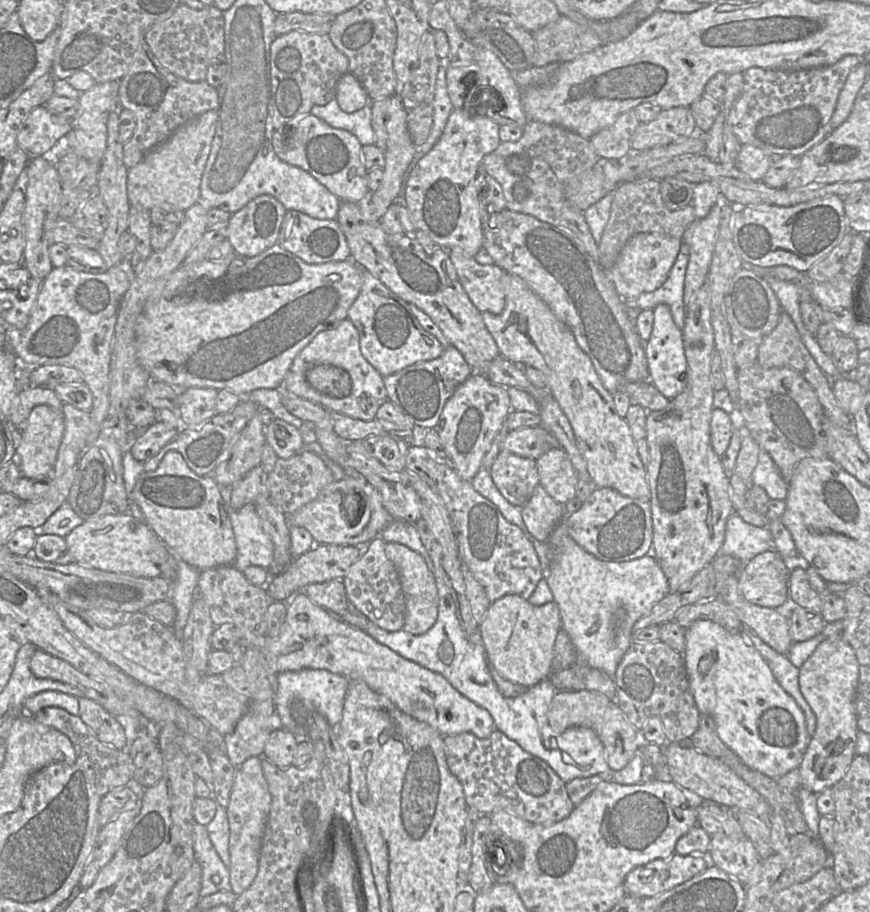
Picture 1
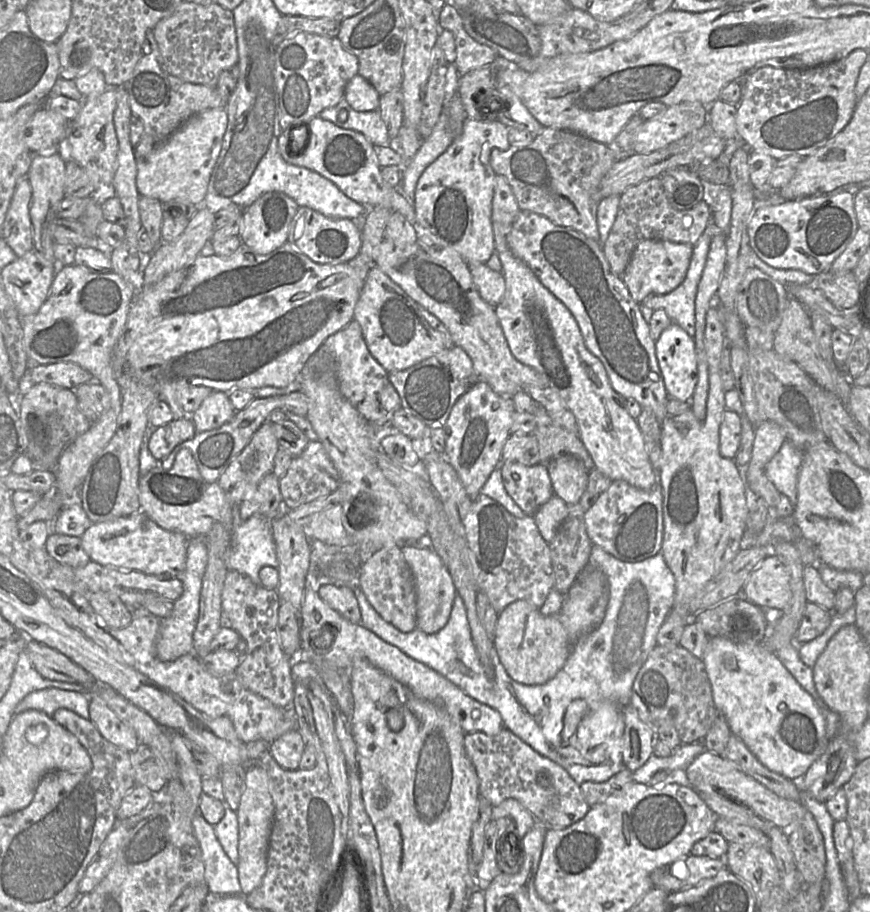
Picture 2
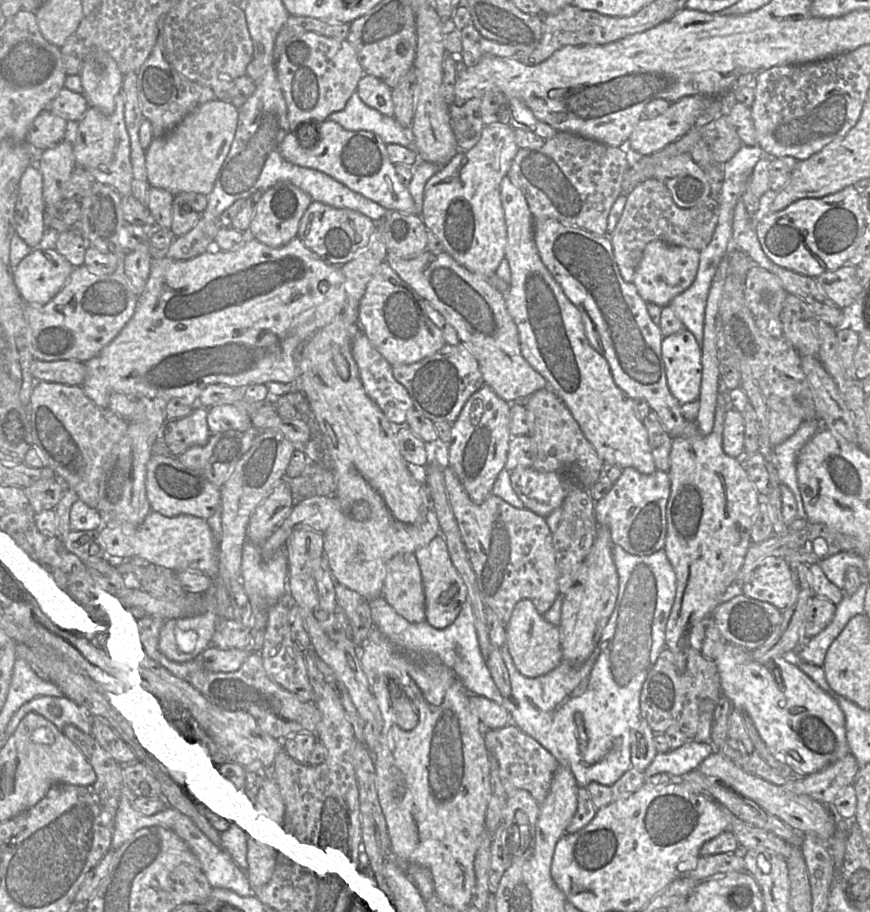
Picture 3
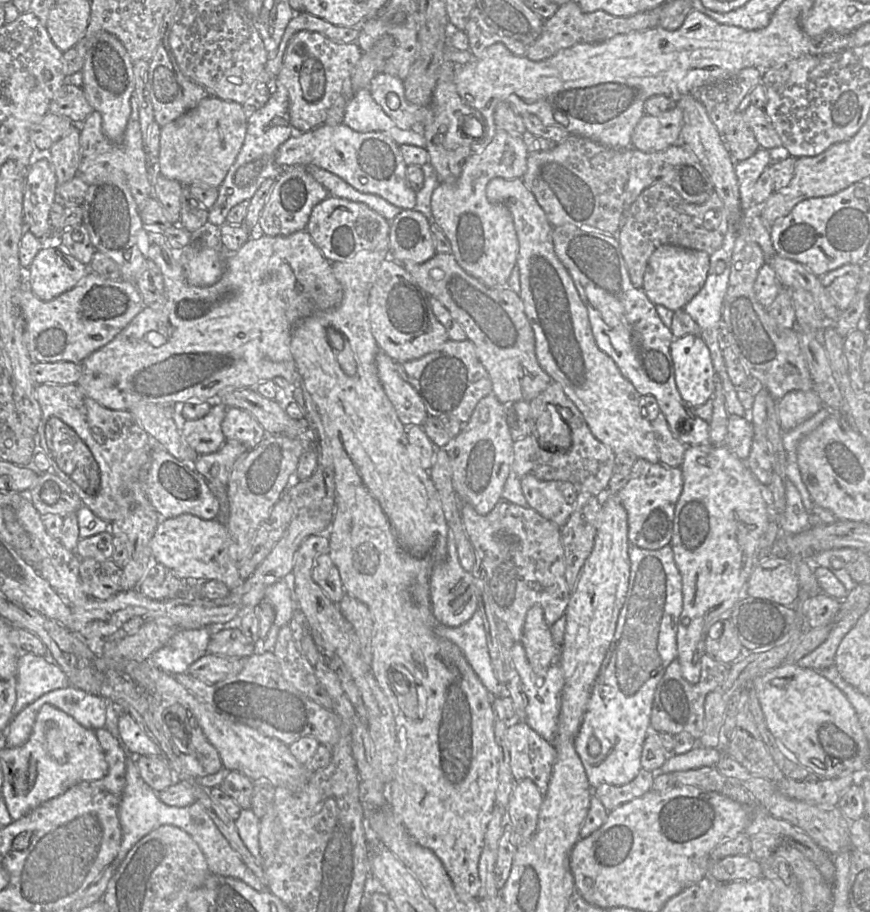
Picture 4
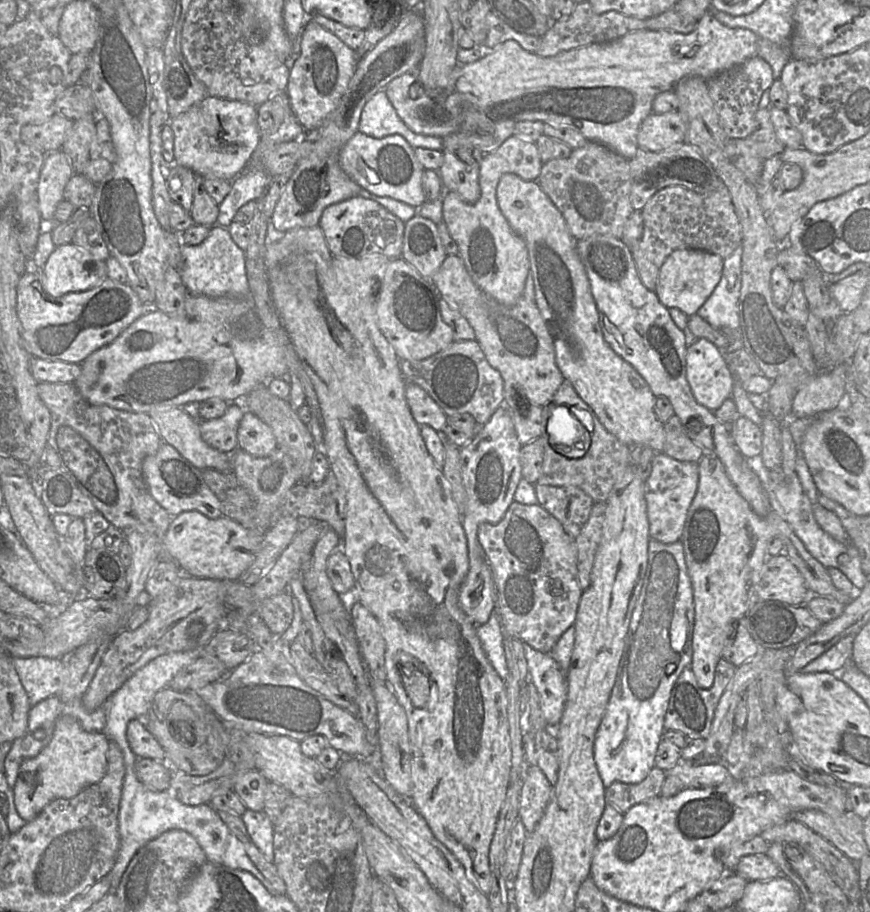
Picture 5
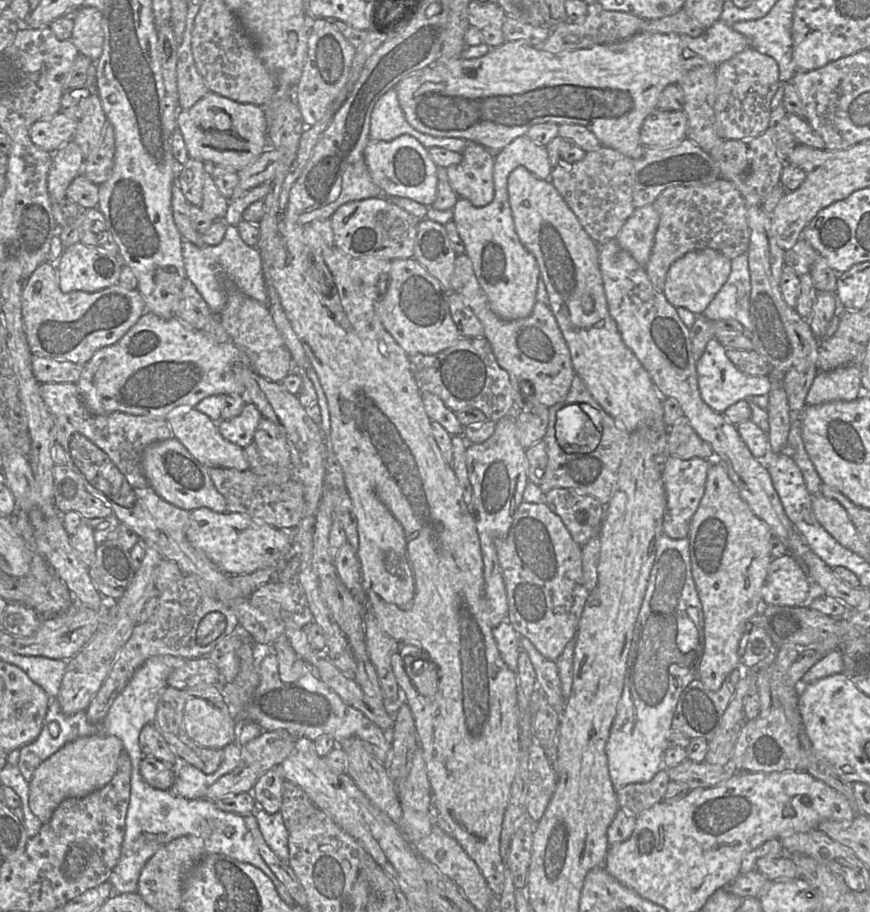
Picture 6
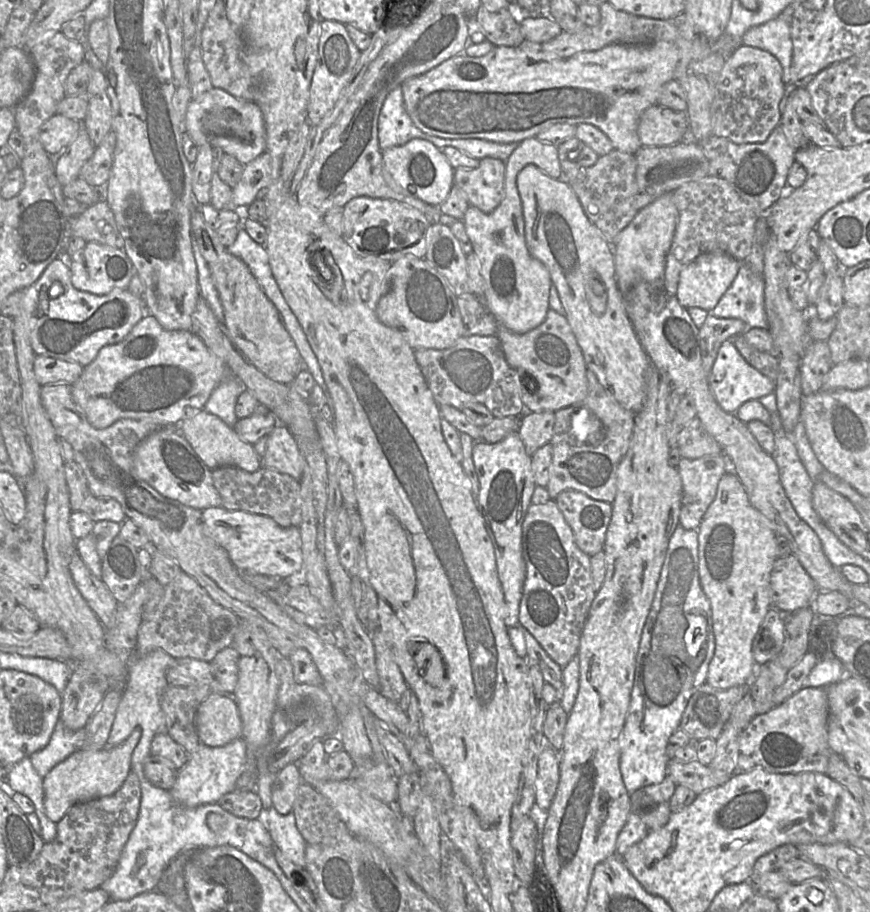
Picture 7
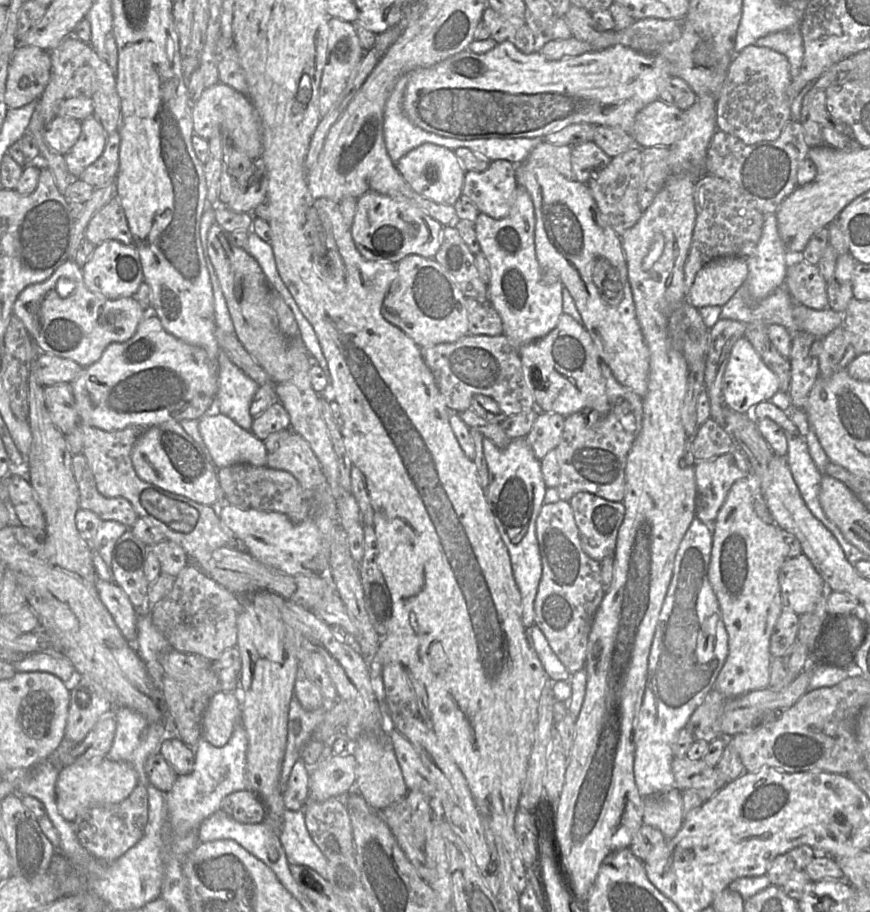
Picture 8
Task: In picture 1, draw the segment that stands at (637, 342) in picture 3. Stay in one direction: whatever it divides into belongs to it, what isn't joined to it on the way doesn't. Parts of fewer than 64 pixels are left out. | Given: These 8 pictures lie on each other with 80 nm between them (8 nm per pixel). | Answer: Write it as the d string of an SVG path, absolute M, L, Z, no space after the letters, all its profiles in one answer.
M481 206L484 250L504 272L521 278L573 333L579 347L589 356L602 385L611 393L630 382L649 382L645 341L636 328L639 310L628 307L615 290L607 270L570 231L542 222L531 215L507 209L491 214Z

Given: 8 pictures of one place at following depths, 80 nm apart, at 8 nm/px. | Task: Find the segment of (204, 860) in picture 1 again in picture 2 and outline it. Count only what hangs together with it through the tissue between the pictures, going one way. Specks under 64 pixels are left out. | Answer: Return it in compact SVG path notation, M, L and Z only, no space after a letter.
M196 813L192 819L192 829L201 850L208 895L242 895L237 866L223 850L214 825Z

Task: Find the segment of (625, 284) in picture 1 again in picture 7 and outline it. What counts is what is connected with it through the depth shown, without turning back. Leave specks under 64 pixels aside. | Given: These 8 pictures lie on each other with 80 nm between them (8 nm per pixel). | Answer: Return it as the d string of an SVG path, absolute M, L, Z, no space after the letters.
M720 251L699 255L680 272L675 297L687 309L701 308L710 312L734 281L742 262Z

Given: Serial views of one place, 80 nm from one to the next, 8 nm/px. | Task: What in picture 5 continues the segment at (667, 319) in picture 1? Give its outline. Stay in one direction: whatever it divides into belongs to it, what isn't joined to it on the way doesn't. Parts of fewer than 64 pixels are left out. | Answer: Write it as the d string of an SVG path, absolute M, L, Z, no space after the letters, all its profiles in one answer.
M701 338L688 345L686 378L696 401L712 412L731 397L735 382L720 349Z

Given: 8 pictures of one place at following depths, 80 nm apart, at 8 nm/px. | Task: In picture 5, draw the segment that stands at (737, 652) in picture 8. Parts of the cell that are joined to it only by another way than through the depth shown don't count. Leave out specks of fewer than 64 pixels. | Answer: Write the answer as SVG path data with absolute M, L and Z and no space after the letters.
M705 453L697 462L699 483L687 513L680 541L693 588L692 662L690 669L703 689L713 685L717 663L732 634L732 623L760 600L755 595L758 576L768 558L767 543L776 536L766 517L757 515L739 494L720 460Z

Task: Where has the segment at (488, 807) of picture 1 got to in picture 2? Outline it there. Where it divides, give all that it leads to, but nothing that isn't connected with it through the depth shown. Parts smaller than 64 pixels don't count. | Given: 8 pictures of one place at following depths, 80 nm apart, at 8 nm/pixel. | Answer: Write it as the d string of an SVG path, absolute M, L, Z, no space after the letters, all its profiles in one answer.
M505 727L492 736L483 732L467 733L464 738L464 748L476 769L479 778L480 796L493 807L500 805L505 799L514 798L533 815L535 821L538 820L545 823L549 829L567 828L581 820L590 809L580 786L575 783L561 766L536 752Z

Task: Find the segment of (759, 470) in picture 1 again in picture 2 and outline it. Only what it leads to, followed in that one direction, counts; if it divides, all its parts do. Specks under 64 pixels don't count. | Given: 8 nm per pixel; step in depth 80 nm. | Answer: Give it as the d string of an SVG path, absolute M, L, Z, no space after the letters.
M786 440L764 467L767 478L774 484L780 494L789 498L793 509L797 502L797 477L803 459L803 452L804 448L797 447Z

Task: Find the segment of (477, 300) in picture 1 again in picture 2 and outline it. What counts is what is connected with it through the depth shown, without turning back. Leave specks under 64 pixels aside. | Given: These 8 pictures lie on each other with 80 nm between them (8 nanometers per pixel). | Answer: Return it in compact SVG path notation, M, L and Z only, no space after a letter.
M468 263L468 268L482 299L493 307L500 304L505 293L502 272L494 271L481 263Z

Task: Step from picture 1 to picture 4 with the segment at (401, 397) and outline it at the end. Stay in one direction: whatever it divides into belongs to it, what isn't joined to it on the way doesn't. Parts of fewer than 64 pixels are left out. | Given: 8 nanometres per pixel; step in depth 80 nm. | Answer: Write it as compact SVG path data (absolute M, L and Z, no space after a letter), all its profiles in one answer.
M448 340L437 351L429 353L417 360L398 363L397 369L401 378L417 391L429 417L450 417L465 424L469 420L478 402L483 397L493 393L491 379L477 357L475 346L469 340Z

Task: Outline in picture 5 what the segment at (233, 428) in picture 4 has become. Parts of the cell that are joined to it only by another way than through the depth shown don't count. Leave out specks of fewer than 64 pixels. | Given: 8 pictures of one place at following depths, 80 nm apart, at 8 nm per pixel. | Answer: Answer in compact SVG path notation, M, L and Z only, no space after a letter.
M245 412L237 433L238 448L255 457L267 457L277 448L276 437L263 420L251 412Z

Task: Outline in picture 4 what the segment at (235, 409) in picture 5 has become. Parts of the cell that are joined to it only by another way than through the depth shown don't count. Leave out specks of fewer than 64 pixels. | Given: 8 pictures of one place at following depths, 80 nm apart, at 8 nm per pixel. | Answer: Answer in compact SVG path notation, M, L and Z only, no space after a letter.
M214 404L204 417L182 424L184 440L199 455L216 452L227 440L221 429L227 408L223 404Z

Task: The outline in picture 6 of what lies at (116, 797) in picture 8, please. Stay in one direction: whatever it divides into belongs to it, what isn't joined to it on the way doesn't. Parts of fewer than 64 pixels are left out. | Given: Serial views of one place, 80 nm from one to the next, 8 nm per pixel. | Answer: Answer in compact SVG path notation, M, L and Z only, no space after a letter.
M104 733L81 737L65 744L33 772L29 793L31 812L45 823L64 799L83 797L104 787L114 777L122 751L121 740Z

